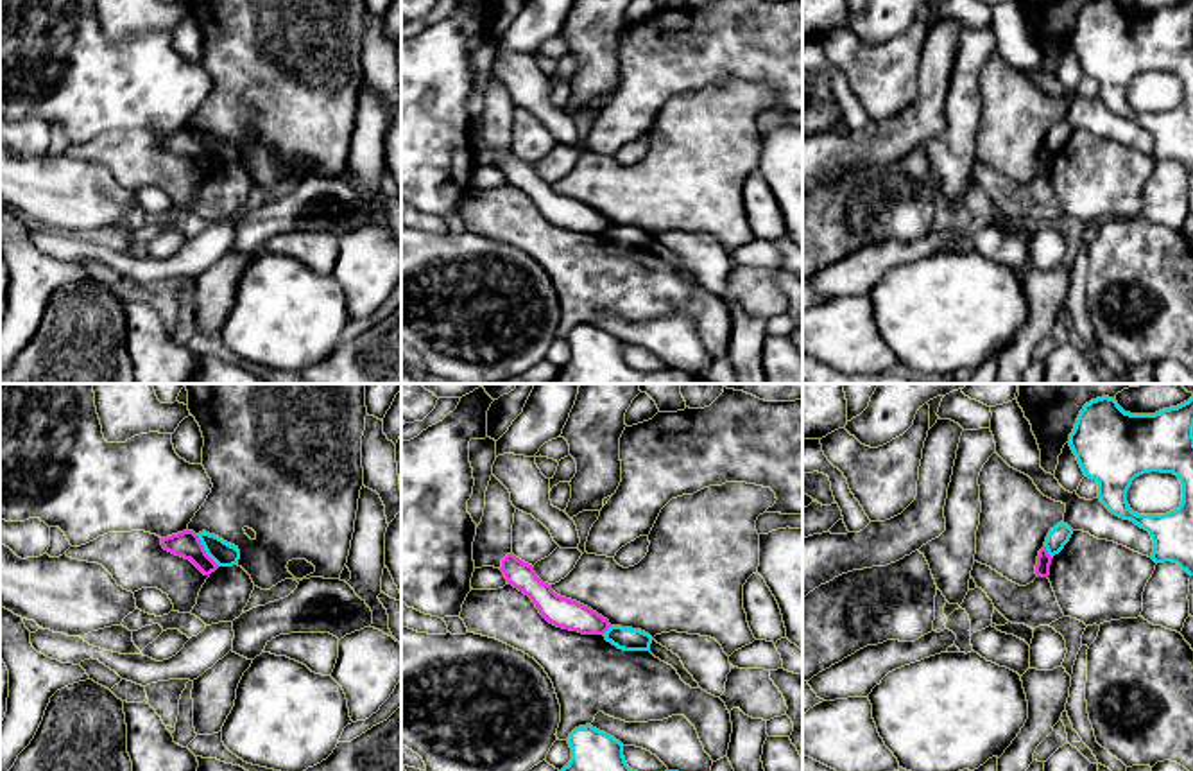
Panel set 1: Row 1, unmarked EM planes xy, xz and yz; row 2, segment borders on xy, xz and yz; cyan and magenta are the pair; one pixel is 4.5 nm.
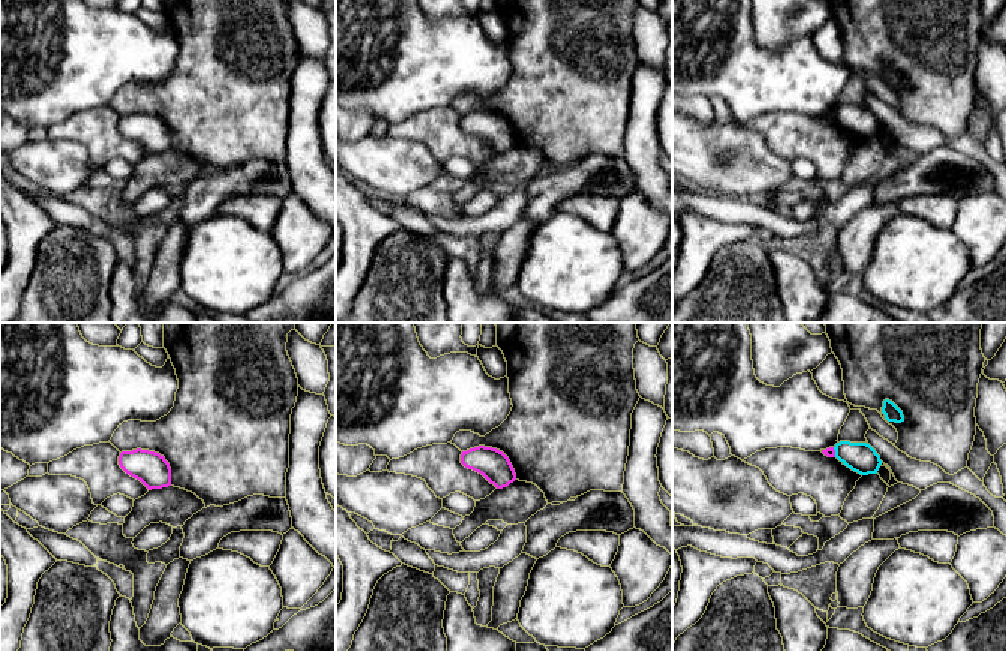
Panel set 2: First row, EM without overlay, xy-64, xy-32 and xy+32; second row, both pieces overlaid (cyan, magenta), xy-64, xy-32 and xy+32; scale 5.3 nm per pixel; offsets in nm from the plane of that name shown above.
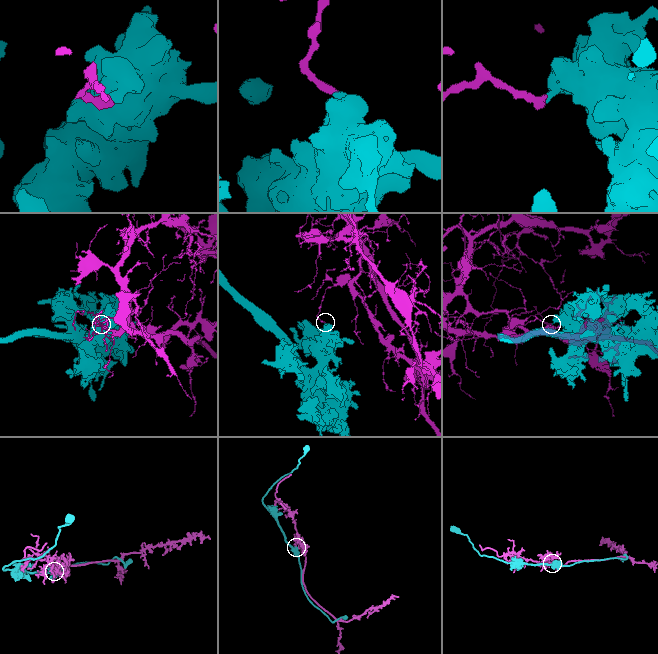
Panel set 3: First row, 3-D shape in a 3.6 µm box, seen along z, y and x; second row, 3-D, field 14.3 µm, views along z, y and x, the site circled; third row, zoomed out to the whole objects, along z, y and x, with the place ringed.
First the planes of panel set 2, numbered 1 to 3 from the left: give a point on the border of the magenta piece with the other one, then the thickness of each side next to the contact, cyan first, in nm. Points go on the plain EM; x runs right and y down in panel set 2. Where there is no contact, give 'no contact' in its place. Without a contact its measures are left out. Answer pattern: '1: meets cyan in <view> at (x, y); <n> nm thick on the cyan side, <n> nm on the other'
1: no contact
2: no contact
3: meets cyan in xy+32 at (836, 116); 160 nm thick on the cyan side, 50 nm on the other

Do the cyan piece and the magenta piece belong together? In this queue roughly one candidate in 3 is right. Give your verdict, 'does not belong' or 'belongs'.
does not belong

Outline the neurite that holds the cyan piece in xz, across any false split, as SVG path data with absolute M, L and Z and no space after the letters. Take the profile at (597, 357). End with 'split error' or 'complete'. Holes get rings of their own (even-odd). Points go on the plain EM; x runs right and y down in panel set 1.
M591 323L575 326L568 342L571 359L559 369L554 384L706 384L679 369L643 373L631 368L623 342Z; complete

